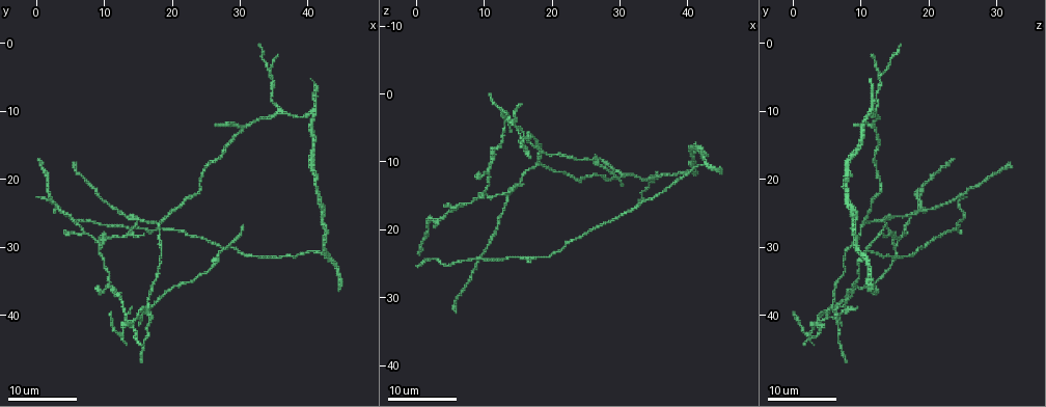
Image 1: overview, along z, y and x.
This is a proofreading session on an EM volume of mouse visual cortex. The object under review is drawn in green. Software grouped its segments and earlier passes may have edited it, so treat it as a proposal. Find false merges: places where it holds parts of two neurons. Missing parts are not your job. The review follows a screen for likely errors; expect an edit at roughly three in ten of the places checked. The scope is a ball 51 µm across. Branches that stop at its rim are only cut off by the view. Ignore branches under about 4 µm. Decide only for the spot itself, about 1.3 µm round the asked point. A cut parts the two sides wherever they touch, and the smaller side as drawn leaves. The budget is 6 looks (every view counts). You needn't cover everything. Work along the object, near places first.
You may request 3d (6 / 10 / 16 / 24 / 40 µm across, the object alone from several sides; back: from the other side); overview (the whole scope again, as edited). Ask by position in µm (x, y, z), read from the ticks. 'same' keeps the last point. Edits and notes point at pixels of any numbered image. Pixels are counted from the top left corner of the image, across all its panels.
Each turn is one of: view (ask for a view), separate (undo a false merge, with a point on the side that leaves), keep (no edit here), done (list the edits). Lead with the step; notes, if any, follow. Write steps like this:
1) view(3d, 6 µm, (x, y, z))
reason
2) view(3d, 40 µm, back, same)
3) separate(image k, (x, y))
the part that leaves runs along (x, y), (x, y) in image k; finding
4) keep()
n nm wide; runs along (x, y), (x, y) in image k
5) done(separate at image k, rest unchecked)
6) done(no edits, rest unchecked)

view(3d, 24 µm, (15.0, 26.0, 13.5))
arms part here

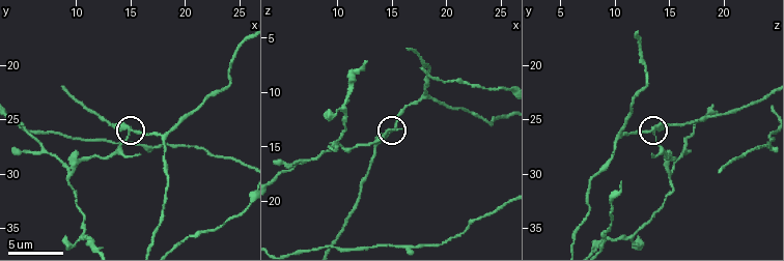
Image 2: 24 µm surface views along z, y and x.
view(3d, 10 µm, (15.0, 26.0, 13.6))

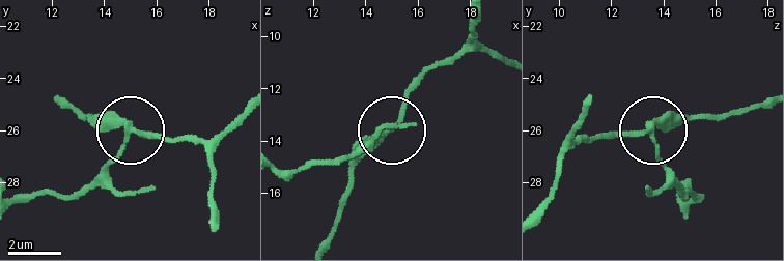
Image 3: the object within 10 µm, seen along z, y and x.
separate(image 3, (111, 162))
3 arms; the part that leaves runs along (127, 132), (119, 149), (73, 192), (19, 199) in image 3; a second neuron is stuck on

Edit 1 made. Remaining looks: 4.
view(3d, 10 µm, (18.0, 26.8, 10.2))
arms part here

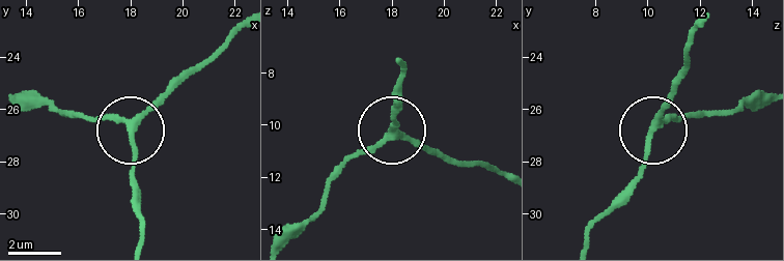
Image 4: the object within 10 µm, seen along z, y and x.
keep()
3 arms; runs along (503, 176), (443, 160), (392, 134), (396, 99) in image 4; continuous, no second neuron

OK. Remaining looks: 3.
view(3d, 24 µm, (35.5, 9.5, 12.5))
branch point

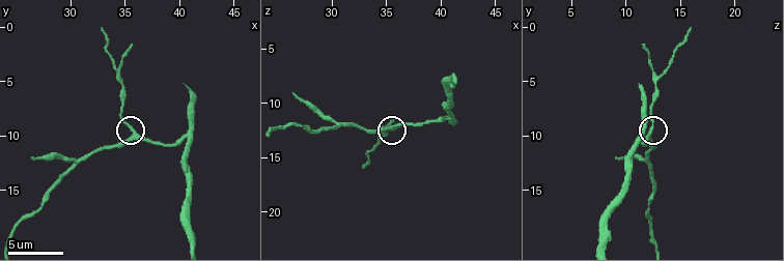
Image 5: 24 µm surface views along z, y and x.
view(3d, 6 µm, (35.8, 9.8, 12.2))

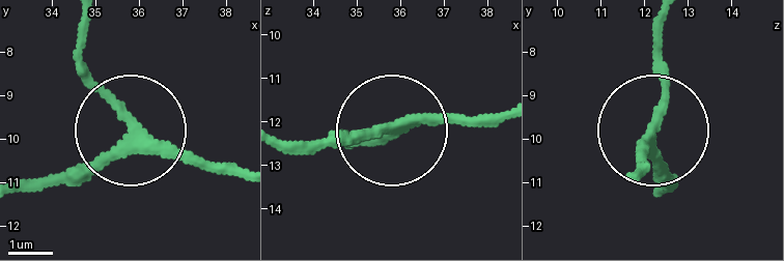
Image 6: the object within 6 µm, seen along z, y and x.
keep()
240 nm wide; runs along (635, 177), (668, 77), (656, 47) in image 6; continuous, no second neuron

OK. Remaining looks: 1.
done(separate at image 3, rest unchecked)

